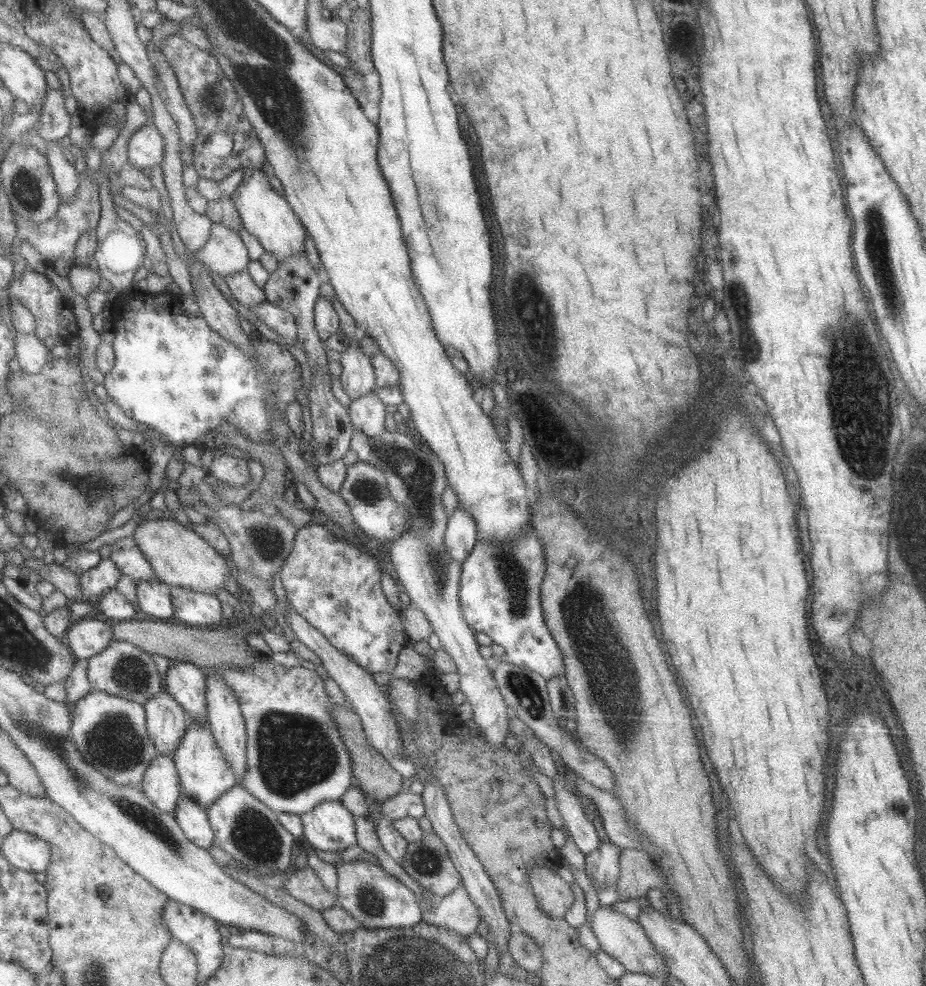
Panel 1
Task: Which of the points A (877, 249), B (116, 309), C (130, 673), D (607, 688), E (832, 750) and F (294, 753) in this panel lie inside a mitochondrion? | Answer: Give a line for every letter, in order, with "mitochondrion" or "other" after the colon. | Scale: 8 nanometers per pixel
A: mitochondrion
B: other
C: mitochondrion
D: mitochondrion
E: other
F: mitochondrion

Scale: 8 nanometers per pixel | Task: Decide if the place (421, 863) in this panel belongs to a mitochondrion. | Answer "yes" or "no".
yes

